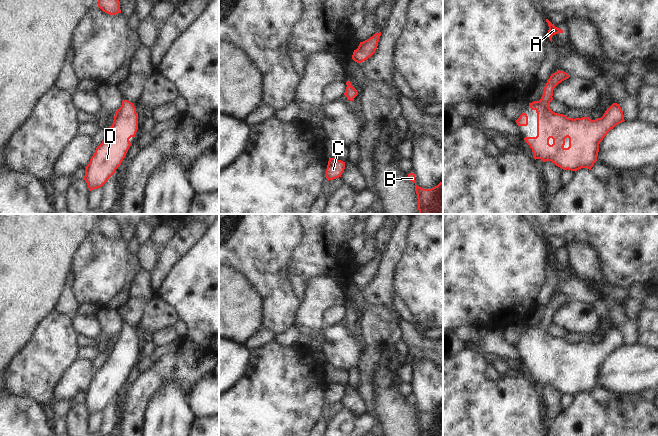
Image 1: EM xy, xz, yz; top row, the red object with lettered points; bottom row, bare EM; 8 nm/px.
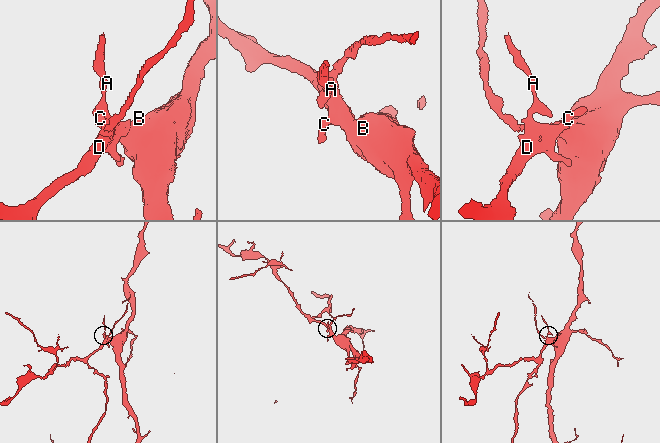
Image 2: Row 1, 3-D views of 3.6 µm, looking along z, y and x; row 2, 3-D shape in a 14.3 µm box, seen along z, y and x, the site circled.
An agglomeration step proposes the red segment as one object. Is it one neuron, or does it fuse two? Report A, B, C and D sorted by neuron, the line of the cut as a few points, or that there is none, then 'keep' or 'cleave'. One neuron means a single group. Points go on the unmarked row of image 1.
A B C D | no cut | keep

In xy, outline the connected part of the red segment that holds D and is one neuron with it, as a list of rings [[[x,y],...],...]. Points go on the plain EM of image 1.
[[[123,323],[112,350],[86,390],[84,404],[89,415],[102,411],[120,391],[131,370],[129,363],[135,361],[137,354],[136,332],[132,326]]]

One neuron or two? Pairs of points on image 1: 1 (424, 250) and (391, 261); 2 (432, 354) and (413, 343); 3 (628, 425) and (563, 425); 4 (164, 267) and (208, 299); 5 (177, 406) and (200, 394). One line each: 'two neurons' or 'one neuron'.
1: two neurons
2: one neuron
3: one neuron
4: two neurons
5: two neurons

